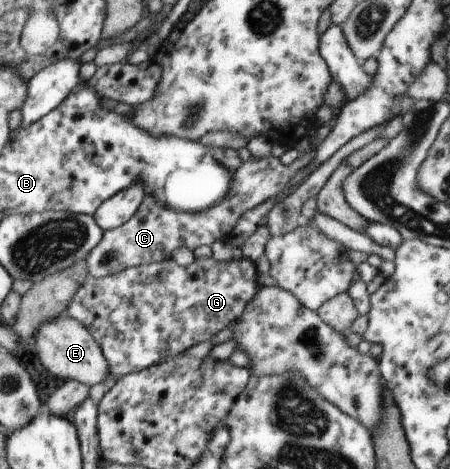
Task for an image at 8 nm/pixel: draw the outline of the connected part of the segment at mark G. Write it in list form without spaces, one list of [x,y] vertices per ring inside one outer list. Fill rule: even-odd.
[[[213,256],[210,258],[194,258],[193,263],[189,267],[181,267],[177,265],[173,258],[165,259],[165,261],[159,261],[159,263],[150,263],[149,265],[139,265],[139,267],[129,267],[121,273],[115,273],[115,275],[108,275],[102,278],[94,278],[93,276],[87,276],[85,283],[81,285],[81,289],[75,293],[69,307],[65,311],[65,315],[73,317],[85,324],[88,327],[89,333],[96,339],[96,342],[101,347],[107,363],[109,363],[109,371],[111,375],[127,375],[133,372],[141,371],[143,368],[151,367],[163,359],[172,358],[184,351],[187,351],[194,345],[203,343],[204,341],[211,340],[219,331],[225,329],[229,323],[236,322],[241,313],[245,311],[249,301],[257,295],[257,291],[260,289],[260,285],[257,282],[259,271],[256,269],[256,263],[247,257],[242,257],[231,261],[216,261]]]

